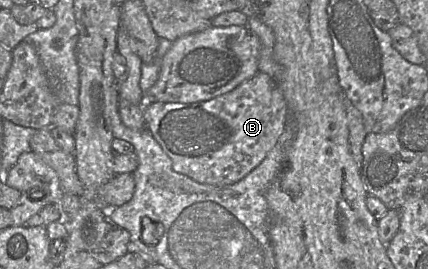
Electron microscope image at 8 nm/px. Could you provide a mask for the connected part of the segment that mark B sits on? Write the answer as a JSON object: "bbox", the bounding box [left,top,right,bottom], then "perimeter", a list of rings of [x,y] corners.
{"bbox":[143,71,287,186],"perimeter":[[[258,71],[231,91],[206,101],[179,103],[147,100],[143,104],[143,116],[153,138],[172,160],[175,172],[198,183],[225,186],[248,175],[273,149],[286,123],[287,105],[278,83],[268,74]]]}

